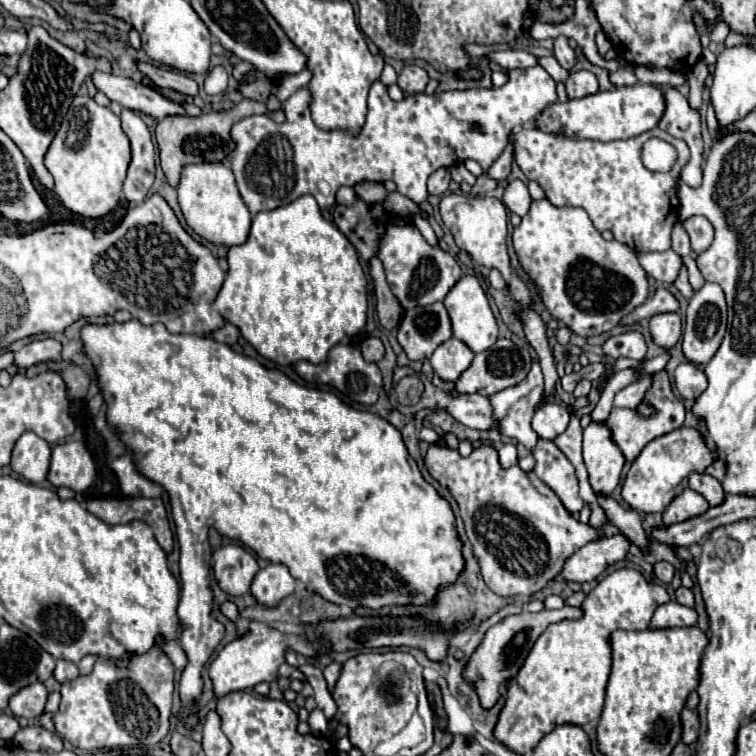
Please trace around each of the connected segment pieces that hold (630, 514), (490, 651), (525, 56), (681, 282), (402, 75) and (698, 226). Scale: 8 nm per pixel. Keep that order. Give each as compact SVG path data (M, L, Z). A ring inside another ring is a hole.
M596 495L598 497L598 505L604 509L606 517L626 535L626 539L630 539L634 545L646 549L650 545L642 525L640 525L640 515L636 511L632 511L630 507L622 507L614 497L610 495Z
M566 605L566 607L558 609L558 611L540 611L540 613L524 611L520 615L506 617L500 623L496 623L492 629L488 629L482 645L476 649L476 653L472 655L472 659L470 659L470 663L468 663L468 667L464 671L464 677L470 683L474 683L474 687L476 687L482 707L490 709L498 701L500 687L506 683L506 679L516 675L516 671L522 665L522 659L528 655L528 651L532 649L534 641L546 631L548 625L560 623L564 619L580 619L580 617L582 617L582 609L580 607Z
M506 49L506 51L496 51L496 53L490 53L490 59L494 63L498 63L502 69L510 71L510 69L516 69L516 67L534 67L538 63L538 57L528 53L526 49Z
M682 265L682 271L678 273L678 279L674 281L674 285L676 285L676 289L678 289L686 299L690 299L690 297L694 295L694 291L692 291L692 287L690 287L690 283L688 283L688 271L686 271L686 265Z
M404 65L398 73L398 87L404 93L422 93L428 83L428 73L416 65Z
M694 215L690 219L684 219L682 227L690 235L690 243L696 253L702 253L710 247L712 239L714 239L714 227L710 227L710 221L706 217Z

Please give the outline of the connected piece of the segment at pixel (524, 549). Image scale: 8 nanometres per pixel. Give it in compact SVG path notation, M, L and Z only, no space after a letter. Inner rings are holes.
M432 443L424 457L424 463L430 475L438 479L442 485L446 485L452 491L454 499L458 501L460 515L466 525L466 535L472 541L474 553L480 561L484 583L496 595L514 597L514 595L532 595L540 591L548 581L552 581L560 573L564 561L574 551L602 537L602 531L574 519L574 515L570 515L570 511L562 507L562 501L558 499L558 495L554 495L554 491L546 487L546 483L536 479L536 485L534 485L530 475L524 473L518 465L504 469L500 465L498 451L490 443L476 447L468 457L462 457L458 449Z

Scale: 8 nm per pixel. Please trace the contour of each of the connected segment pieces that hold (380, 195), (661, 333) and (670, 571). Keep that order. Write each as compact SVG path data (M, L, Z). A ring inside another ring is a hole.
M366 181L358 183L354 187L354 191L366 203L382 203L382 199L386 199L386 195L388 195L388 191L382 183L366 183Z
M658 313L654 317L650 317L650 333L652 339L670 349L676 345L676 341L682 335L682 319L678 313Z
M658 561L654 563L654 577L664 581L664 583L670 583L672 581L672 575L674 575L674 565L666 563L666 561Z

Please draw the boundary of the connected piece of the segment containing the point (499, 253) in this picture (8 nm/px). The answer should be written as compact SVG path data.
M446 193L440 201L440 215L444 225L452 231L454 241L460 249L468 251L478 265L484 265L488 269L498 269L506 281L512 279L508 247L506 247L508 213L502 201L494 197L474 197L474 205L472 205L472 201L466 195Z

